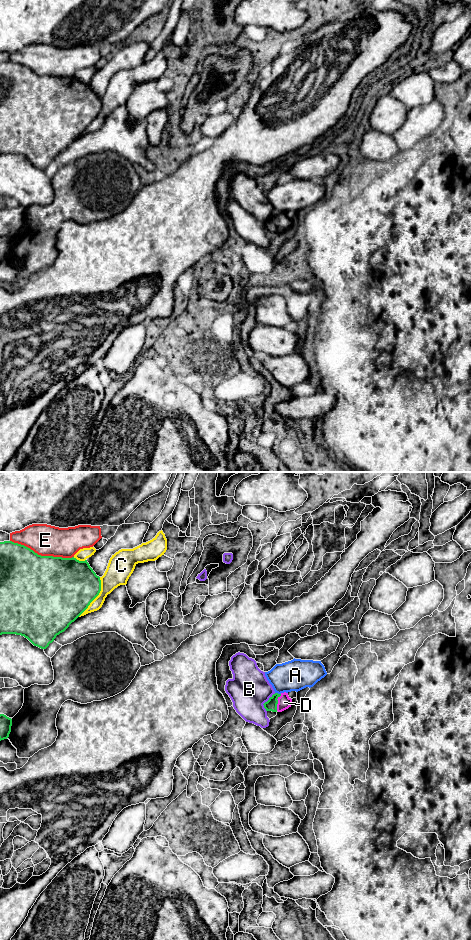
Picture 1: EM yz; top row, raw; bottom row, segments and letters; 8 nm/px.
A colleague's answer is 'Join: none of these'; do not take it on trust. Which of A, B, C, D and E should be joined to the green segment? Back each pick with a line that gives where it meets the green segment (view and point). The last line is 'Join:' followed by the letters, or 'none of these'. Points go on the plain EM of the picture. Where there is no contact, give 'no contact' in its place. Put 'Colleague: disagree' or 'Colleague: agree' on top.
Colleague: disagree
D: contact yz (277, 222)
Join: D

